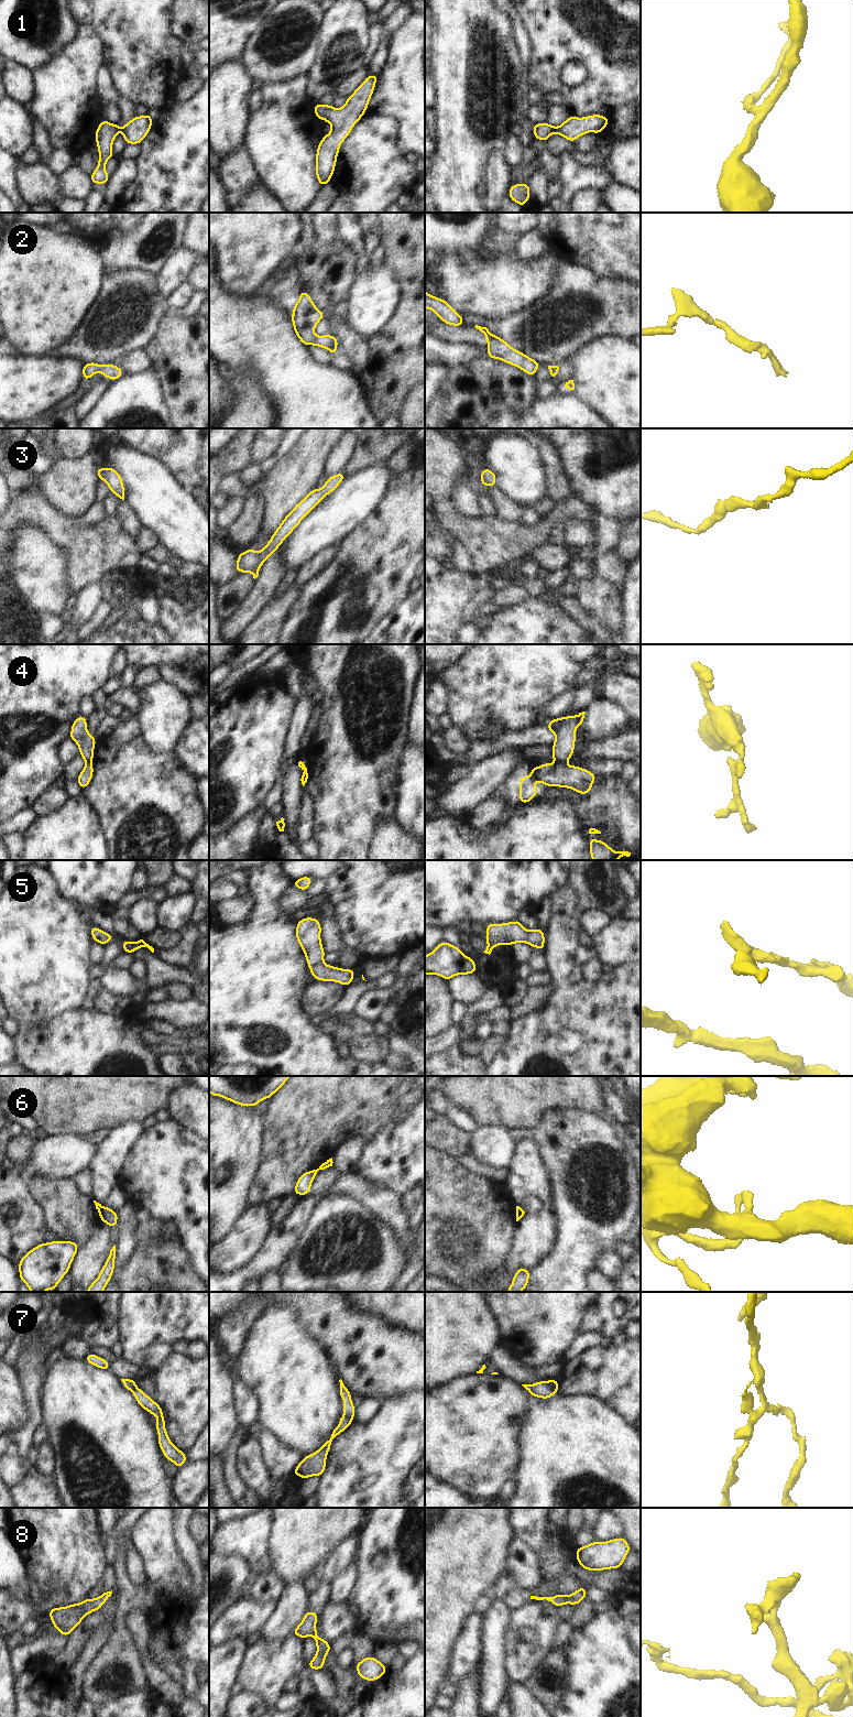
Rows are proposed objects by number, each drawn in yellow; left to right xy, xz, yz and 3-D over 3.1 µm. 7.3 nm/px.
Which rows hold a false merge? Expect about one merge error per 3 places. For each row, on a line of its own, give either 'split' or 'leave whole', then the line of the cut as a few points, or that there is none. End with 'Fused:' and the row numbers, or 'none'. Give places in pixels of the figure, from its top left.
1: leave whole; no cut
2: leave whole; no cut
3: leave whole; no cut
4: split; cut in yz along (556, 762), (564, 763)
5: leave whole; no cut
6: split; cut in xz along (316, 1169), (317, 1171)
7: split; cut in yz along (547, 1381), (557, 1390)
8: leave whole; no cut
Fused: 4, 6, 7

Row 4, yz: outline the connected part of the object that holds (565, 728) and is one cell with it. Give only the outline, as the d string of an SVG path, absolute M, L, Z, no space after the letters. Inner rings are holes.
M586 711L576 716L561 716L548 721L548 731L555 732L555 742L551 746L554 762L566 763L573 756L577 727L584 726L584 714Z

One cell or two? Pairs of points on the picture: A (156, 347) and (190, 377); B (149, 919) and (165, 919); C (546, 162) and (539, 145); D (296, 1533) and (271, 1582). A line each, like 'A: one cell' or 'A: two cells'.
A: one cell
B: two cells
C: one cell
D: two cells

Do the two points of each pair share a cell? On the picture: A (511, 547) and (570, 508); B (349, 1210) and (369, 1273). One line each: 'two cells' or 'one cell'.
A: one cell
B: one cell

